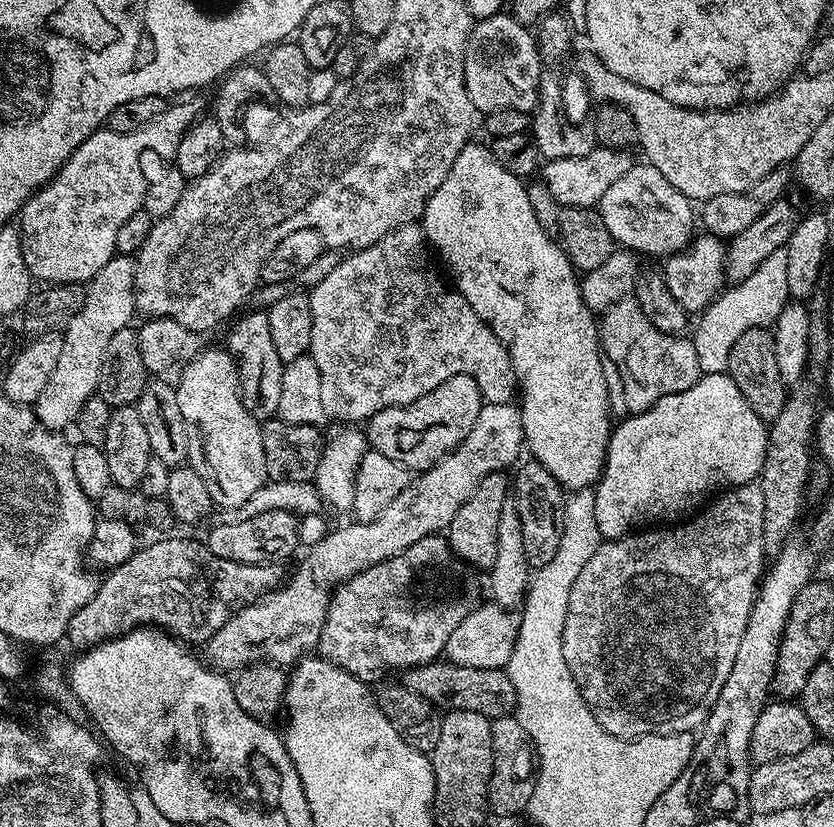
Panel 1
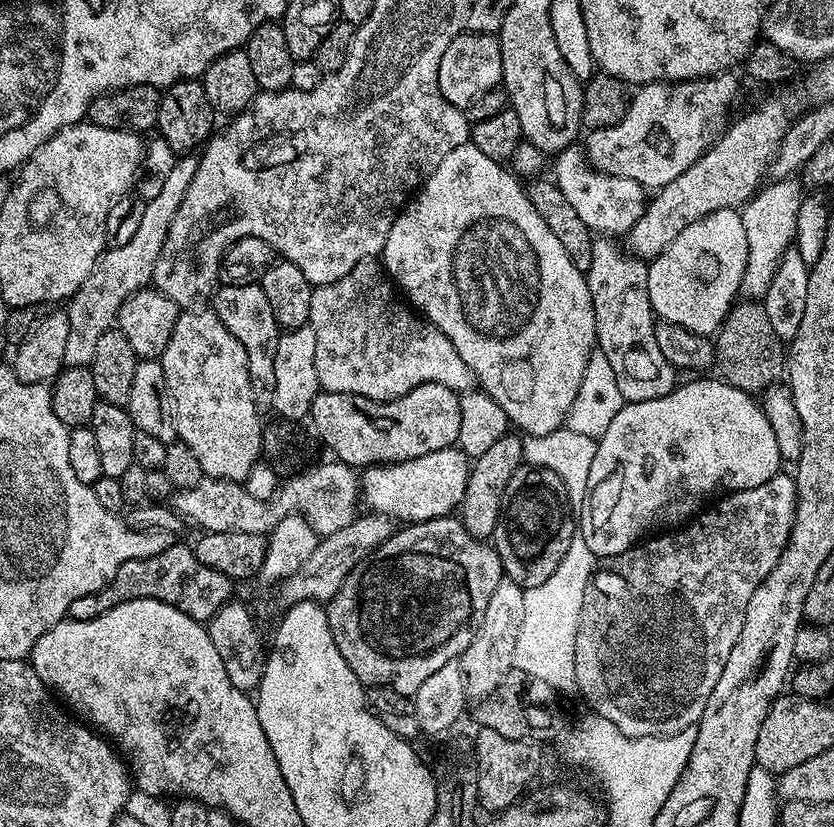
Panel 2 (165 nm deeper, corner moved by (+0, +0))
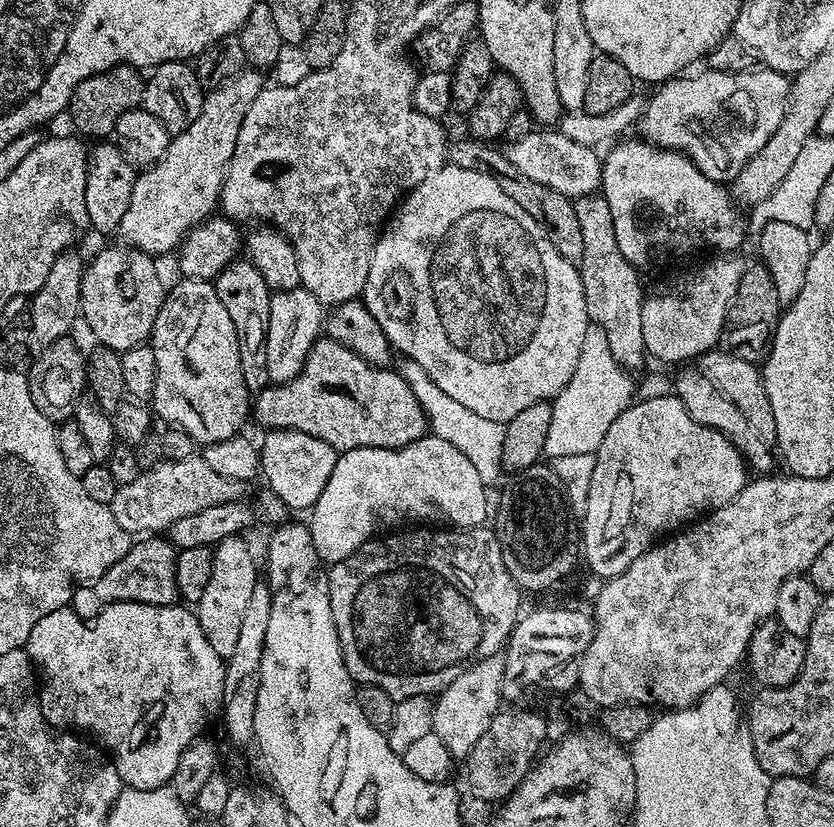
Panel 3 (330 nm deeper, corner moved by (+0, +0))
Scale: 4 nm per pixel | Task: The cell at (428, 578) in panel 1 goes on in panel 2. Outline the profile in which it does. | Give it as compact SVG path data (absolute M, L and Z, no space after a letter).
M455 515L412 522L401 528L350 570L338 594L327 601L326 611L330 634L357 681L365 686L387 686L412 698L430 674L464 655L482 622L482 614L486 614L490 594L498 590L505 575L491 543L469 534Z

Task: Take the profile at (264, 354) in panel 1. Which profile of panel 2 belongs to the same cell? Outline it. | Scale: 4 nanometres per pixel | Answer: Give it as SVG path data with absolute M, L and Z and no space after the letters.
M259 283L220 286L210 297L210 307L218 314L222 326L226 326L226 330L230 330L230 334L234 334L238 342L242 342L242 350L246 350L250 390L254 394L257 408L271 409L274 402L274 350L278 346L282 329L274 318L274 310L270 310L266 294L262 294Z

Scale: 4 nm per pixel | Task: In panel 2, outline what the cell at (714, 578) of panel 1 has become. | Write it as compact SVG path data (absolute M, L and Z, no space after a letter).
M791 475L775 476L770 478L770 482L762 482L762 486L754 486L754 490L725 495L715 503L701 511L691 522L675 530L653 535L627 548L622 554L607 557L592 573L586 586L586 598L582 598L582 614L578 618L578 638L574 642L576 688L584 695L585 702L592 707L589 709L595 715L614 722L614 726L618 726L618 730L627 736L669 736L687 728L695 728L700 723L706 702L710 702L710 694L714 694L714 686L718 686L718 678L722 678L722 670L726 670L726 658L730 658L730 650L734 650L734 642L738 642L738 634L742 634L742 622L746 622L746 606L750 602L750 594L754 594L770 570L774 570L782 550L792 538L792 523L796 517L796 481Z

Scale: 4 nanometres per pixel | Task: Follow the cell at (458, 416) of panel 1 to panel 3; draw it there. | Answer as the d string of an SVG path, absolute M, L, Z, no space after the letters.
M327 338L314 342L299 376L285 384L269 383L268 387L255 393L254 420L255 416L264 430L293 428L328 442L338 453L355 448L401 448L422 439L429 431L428 416L399 371L366 362L354 354L354 350L342 346L342 342Z

